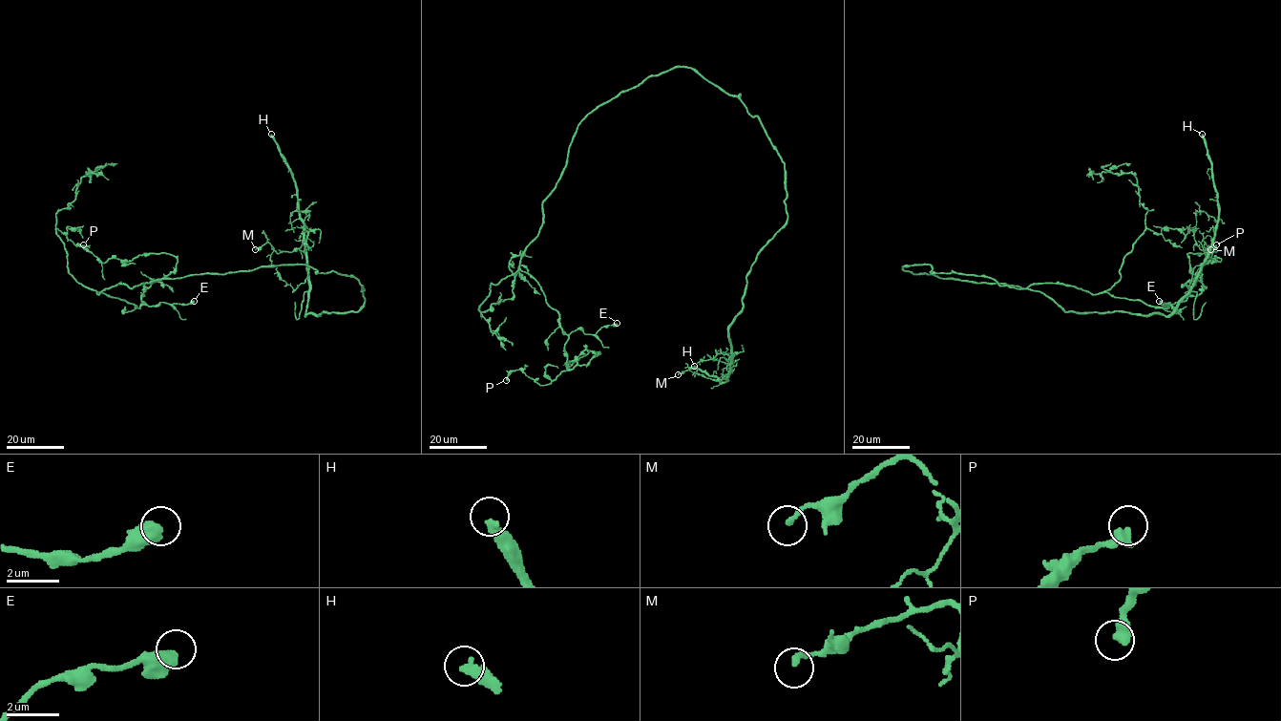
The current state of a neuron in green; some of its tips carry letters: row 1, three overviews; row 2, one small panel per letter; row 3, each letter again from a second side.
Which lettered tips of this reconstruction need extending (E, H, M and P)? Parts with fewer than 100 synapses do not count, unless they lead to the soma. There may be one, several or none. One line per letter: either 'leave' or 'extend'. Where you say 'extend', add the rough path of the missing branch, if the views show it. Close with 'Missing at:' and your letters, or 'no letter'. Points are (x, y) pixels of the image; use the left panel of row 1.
E: leave
H: extend | (271, 134), (260, 113), (214, 72), (180, 66), (155, 80), (137, 115), (146, 163), (193, 214)
M: leave
P: leave
Missing at: H

